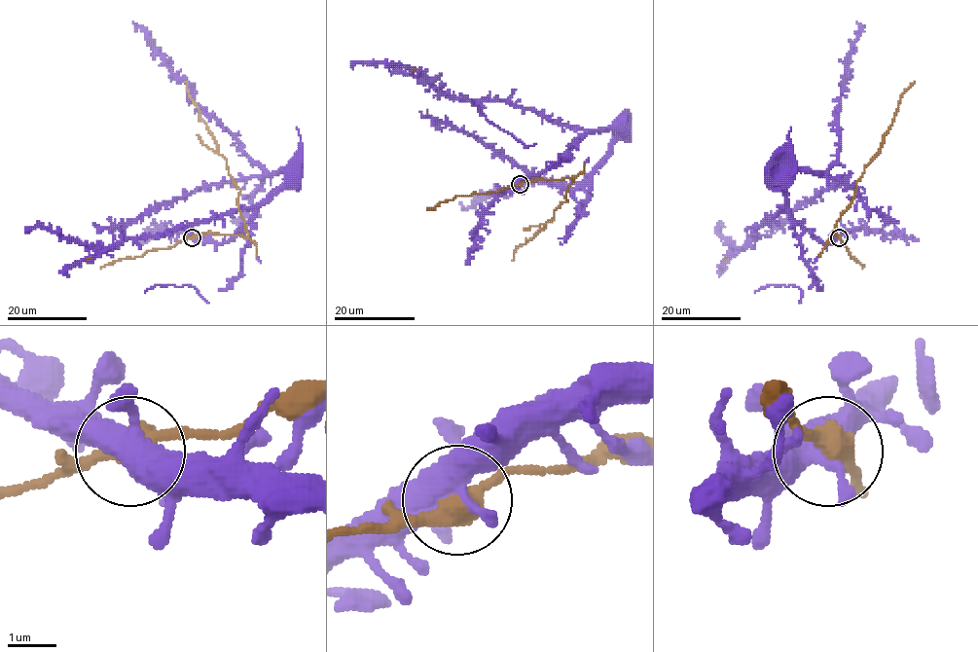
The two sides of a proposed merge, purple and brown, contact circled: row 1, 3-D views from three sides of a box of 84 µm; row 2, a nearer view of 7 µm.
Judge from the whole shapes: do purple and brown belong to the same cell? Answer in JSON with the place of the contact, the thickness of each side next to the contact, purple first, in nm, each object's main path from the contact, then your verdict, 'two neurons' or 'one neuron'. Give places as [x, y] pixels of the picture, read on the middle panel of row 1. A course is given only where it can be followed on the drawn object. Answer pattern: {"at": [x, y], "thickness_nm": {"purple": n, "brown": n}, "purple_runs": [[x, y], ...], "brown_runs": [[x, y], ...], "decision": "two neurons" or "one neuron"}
{"at": [520, 184], "thickness_nm": {"purple": 440, "brown": 440}, "purple_runs": [[519, 183], [556, 164], [582, 136], [612, 130], [611, 155], [586, 183], [561, 188], [418, 111]], "brown_runs": [[519, 184], [575, 177], [564, 197], [567, 200], [556, 209], [542, 230], [516, 247], [512, 260]], "decision": "one neuron"}

